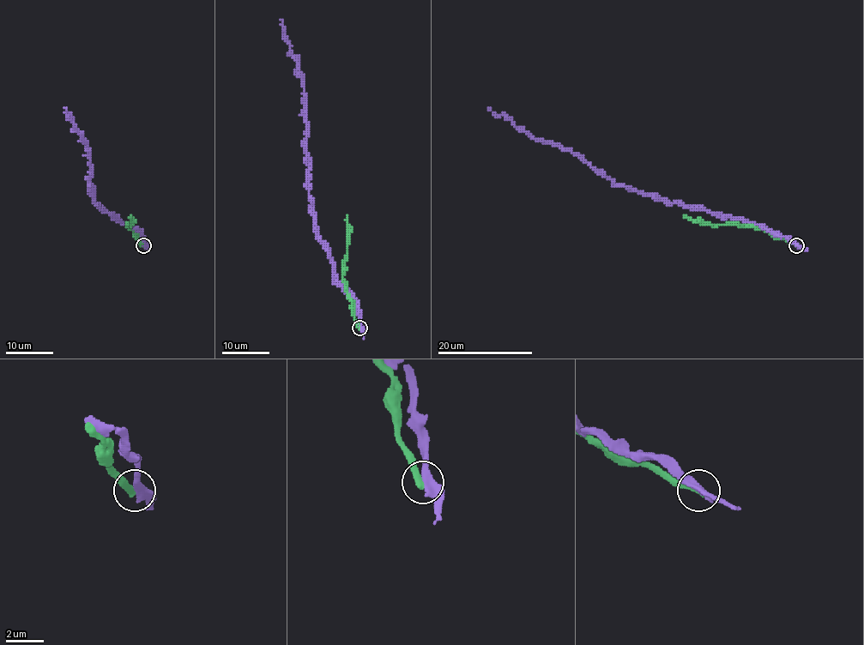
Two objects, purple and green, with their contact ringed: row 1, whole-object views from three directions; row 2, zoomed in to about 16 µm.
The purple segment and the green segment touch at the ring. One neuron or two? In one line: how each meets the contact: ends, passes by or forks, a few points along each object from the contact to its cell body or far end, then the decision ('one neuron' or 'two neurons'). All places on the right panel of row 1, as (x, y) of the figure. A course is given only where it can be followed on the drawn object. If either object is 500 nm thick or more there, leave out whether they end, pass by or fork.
purple passes by | green ends | purple via (796, 245), (741, 219), (616, 185), (577, 154), (534, 139), (504, 114), (487, 108) | green via (796, 245), (773, 237), (761, 228), (727, 223), (723, 225), (695, 223), (684, 215) | two neurons

